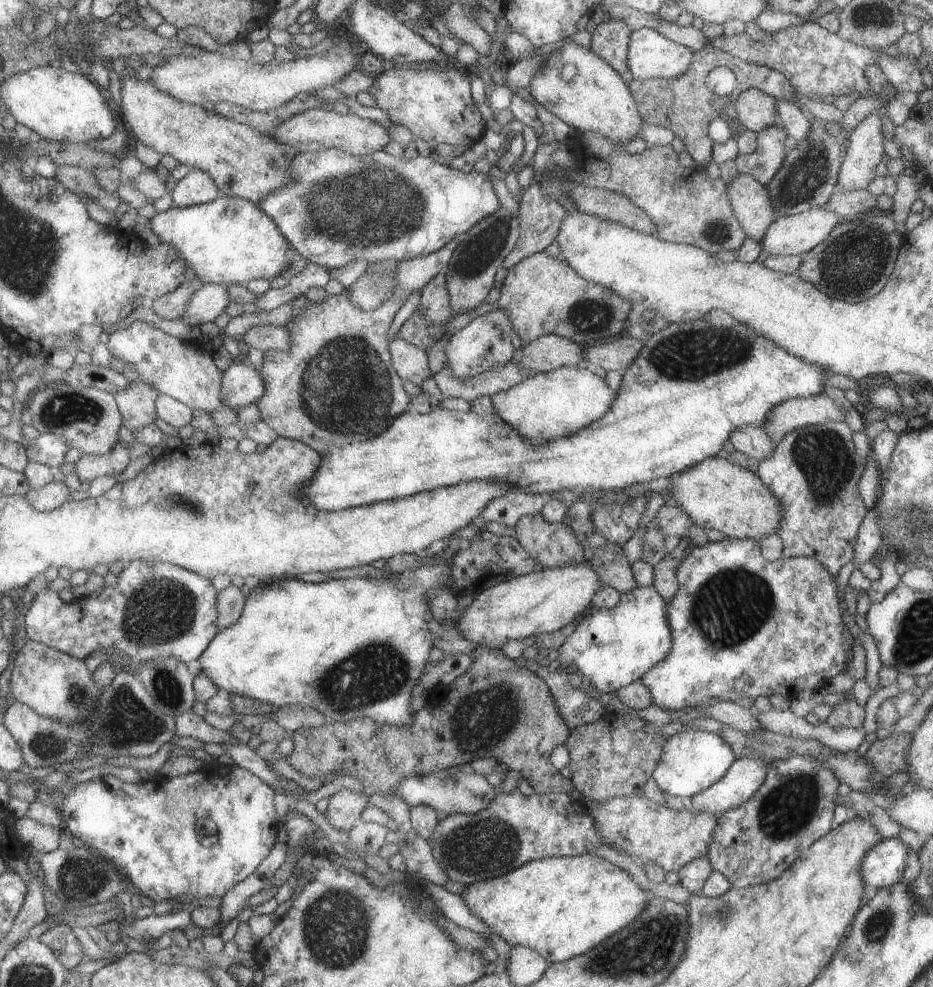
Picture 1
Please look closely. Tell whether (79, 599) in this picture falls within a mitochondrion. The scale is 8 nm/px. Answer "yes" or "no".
no

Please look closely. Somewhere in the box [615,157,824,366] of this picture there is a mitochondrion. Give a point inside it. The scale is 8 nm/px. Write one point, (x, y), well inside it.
(715, 231)

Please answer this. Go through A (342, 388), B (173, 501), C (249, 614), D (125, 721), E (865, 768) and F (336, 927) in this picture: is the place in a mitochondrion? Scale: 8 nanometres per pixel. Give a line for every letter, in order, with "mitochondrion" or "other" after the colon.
A: mitochondrion
B: mitochondrion
C: other
D: mitochondrion
E: other
F: mitochondrion

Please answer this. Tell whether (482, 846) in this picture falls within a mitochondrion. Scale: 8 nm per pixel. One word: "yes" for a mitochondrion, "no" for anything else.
yes

